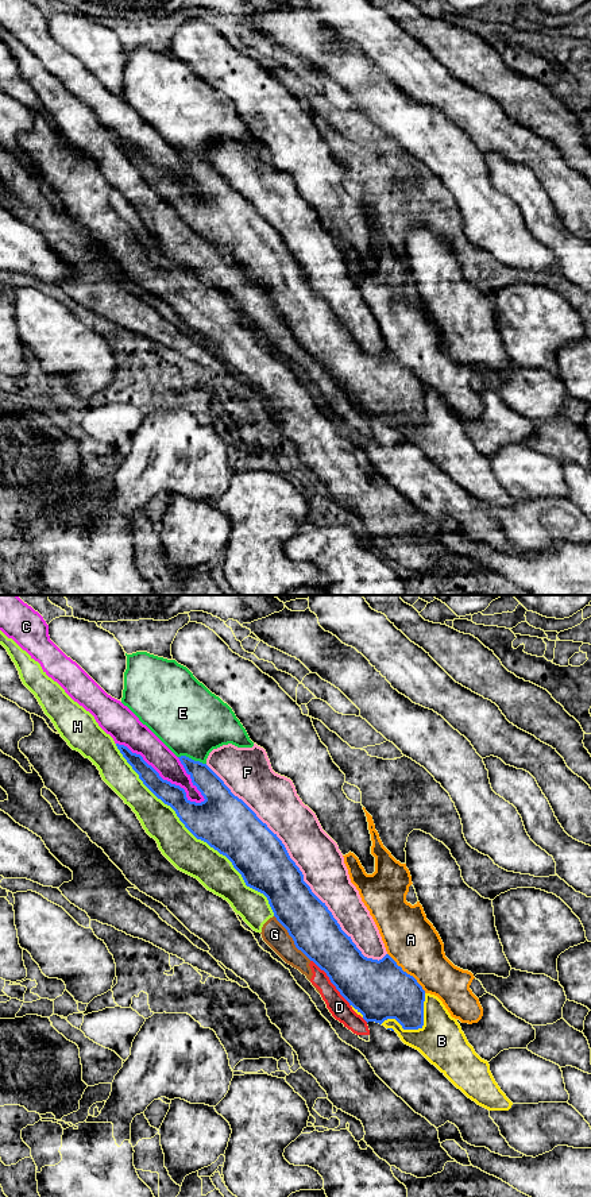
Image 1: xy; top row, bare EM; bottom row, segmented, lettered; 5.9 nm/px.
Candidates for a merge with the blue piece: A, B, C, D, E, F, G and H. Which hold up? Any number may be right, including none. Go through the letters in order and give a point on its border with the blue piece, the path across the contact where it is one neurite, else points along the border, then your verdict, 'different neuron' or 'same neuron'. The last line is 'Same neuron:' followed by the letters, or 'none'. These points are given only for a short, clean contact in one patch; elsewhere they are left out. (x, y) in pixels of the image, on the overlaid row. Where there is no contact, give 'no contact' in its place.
A: xy (406, 973) | different neuron
B: xy (417, 1028) | different neuron
C: xy (162, 779) | different neuron
D: xy (331, 981) | different neuron
E: xy (190, 759) | different neuron
F: xy (298, 868) | different neuron
G: xy (292, 937) | different neuron
H: xy (196, 837) | different neuron
Same neuron: none

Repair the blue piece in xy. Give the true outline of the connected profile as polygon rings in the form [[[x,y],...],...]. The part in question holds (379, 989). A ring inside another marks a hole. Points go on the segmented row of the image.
[[[116,744],[116,746],[143,784],[175,811],[185,827],[197,839],[225,856],[242,874],[247,887],[267,897],[274,916],[287,930],[296,947],[327,973],[340,995],[363,1015],[367,1023],[382,1024],[387,1019],[395,1019],[403,1030],[422,1028],[425,991],[417,980],[403,972],[389,954],[379,961],[362,954],[351,937],[341,930],[325,903],[304,881],[302,872],[290,858],[277,834],[242,799],[235,796],[206,764],[186,756],[178,757],[193,785],[205,799],[196,803],[186,798],[184,788],[163,780],[140,754],[132,753],[124,745]]]

